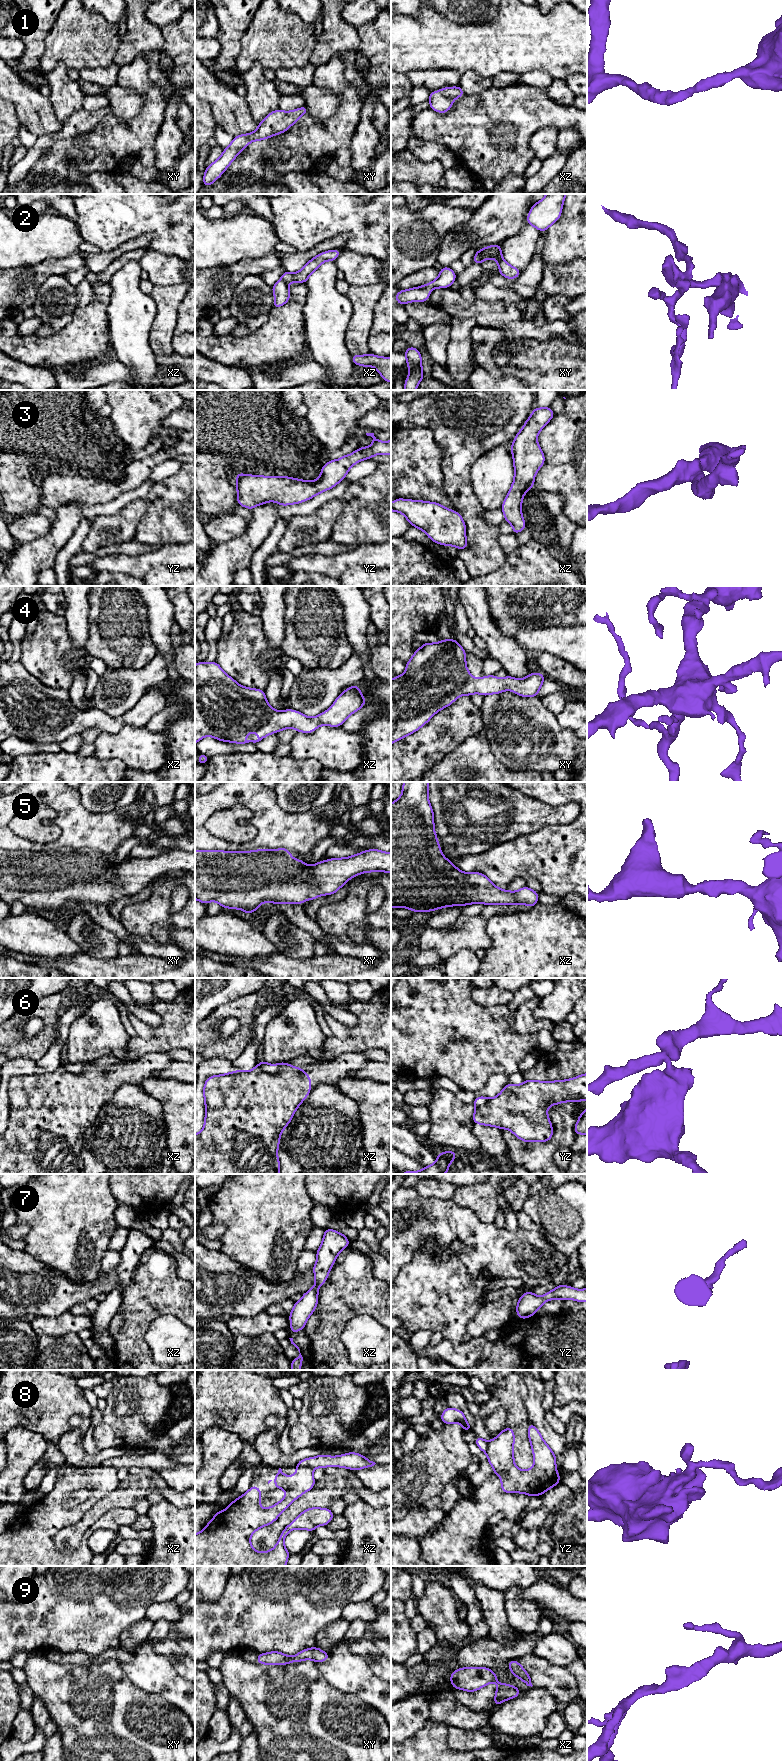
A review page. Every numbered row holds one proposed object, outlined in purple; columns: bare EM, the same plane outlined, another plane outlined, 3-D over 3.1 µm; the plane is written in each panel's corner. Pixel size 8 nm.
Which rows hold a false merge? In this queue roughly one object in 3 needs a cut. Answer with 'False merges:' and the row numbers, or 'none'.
False merges: 2, 6, 8

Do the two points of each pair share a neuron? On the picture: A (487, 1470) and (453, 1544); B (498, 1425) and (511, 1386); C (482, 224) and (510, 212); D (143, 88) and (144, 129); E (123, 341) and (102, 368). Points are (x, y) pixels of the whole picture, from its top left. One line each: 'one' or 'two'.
A: two
B: two
C: one
D: one
E: two

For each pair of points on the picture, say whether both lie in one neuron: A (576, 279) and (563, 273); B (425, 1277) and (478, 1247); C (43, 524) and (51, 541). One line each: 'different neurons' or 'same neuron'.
A: same neuron
B: different neurons
C: different neurons

